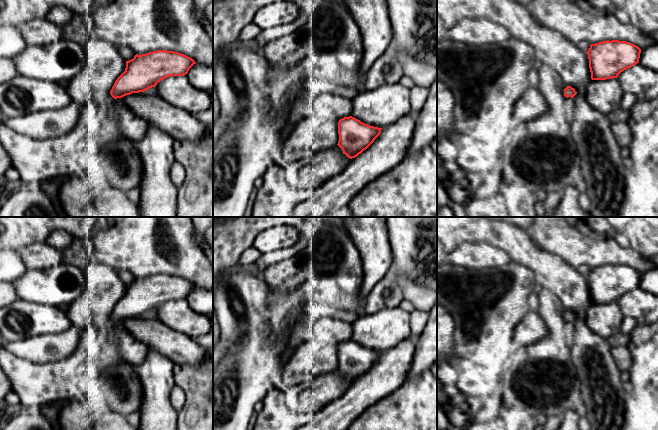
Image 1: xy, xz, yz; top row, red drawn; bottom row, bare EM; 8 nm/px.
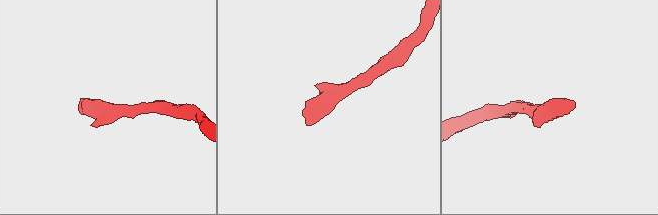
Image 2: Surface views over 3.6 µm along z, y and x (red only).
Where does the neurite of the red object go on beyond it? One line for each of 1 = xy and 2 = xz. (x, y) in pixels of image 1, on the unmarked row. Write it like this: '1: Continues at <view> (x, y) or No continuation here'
1: No continuation here
2: No continuation here

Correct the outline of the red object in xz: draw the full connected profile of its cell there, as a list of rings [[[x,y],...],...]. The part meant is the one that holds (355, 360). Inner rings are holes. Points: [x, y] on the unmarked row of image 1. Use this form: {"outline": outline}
{"outline": [[[349,340],[338,346],[338,370],[352,383],[366,374],[380,359],[382,352],[370,350]]]}

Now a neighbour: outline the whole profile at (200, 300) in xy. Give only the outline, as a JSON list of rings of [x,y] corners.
[[[194,288],[186,298],[192,310],[201,315],[213,314],[213,290]]]

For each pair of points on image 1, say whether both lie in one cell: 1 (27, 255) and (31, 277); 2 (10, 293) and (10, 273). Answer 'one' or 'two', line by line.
1: two
2: two

